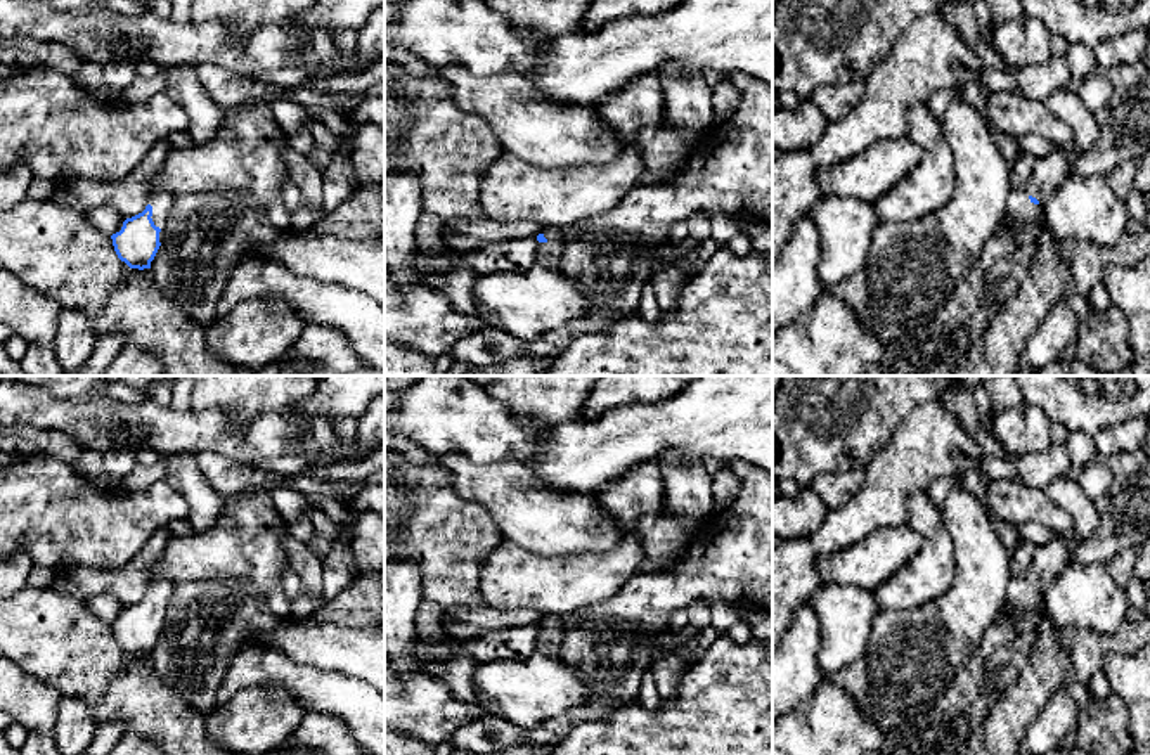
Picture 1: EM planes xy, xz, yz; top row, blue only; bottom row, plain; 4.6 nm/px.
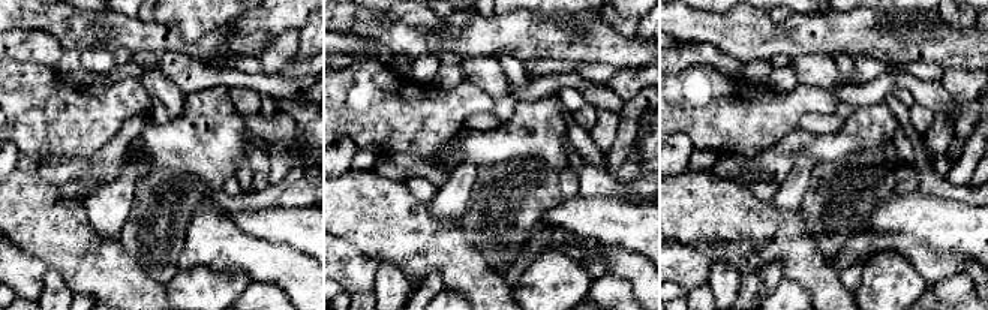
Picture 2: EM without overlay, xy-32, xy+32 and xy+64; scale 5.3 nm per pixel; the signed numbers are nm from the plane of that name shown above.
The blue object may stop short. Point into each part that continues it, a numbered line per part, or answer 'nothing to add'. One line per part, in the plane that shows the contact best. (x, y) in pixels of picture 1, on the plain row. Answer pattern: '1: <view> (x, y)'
1: xy (161, 589)

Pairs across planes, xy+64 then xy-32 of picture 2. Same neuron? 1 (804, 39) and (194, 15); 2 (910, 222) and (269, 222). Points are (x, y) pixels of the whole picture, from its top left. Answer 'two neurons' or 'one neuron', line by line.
1: two neurons
2: one neuron

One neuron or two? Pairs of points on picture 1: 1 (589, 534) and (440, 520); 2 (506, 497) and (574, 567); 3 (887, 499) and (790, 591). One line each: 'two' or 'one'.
1: two
2: two
3: one

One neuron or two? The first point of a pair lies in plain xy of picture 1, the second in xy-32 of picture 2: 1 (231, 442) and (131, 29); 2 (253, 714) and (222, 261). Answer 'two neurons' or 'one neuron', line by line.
1: one neuron
2: two neurons

